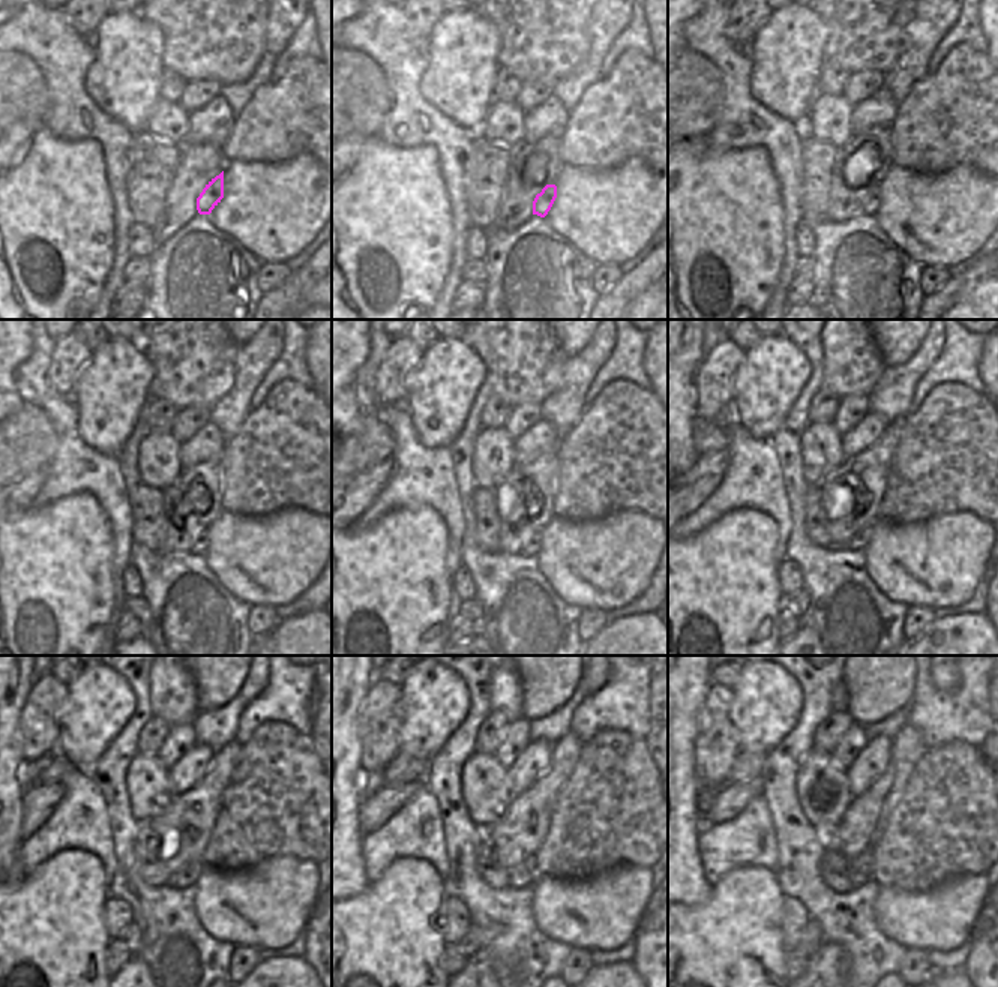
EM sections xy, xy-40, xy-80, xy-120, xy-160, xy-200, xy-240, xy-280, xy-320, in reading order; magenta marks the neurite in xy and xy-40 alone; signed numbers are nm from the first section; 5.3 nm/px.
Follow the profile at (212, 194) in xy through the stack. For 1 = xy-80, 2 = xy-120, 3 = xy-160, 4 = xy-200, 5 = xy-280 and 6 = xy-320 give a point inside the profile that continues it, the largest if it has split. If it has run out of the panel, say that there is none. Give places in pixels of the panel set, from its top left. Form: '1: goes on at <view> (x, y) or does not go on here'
1: goes on at xy-80 (872, 204)
2: goes on at xy-120 (200, 545)
3: goes on at xy-160 (530, 549)
4: goes on at xy-200 (859, 540)
5: goes on at xy-280 (523, 875)
6: goes on at xy-320 (860, 867)

